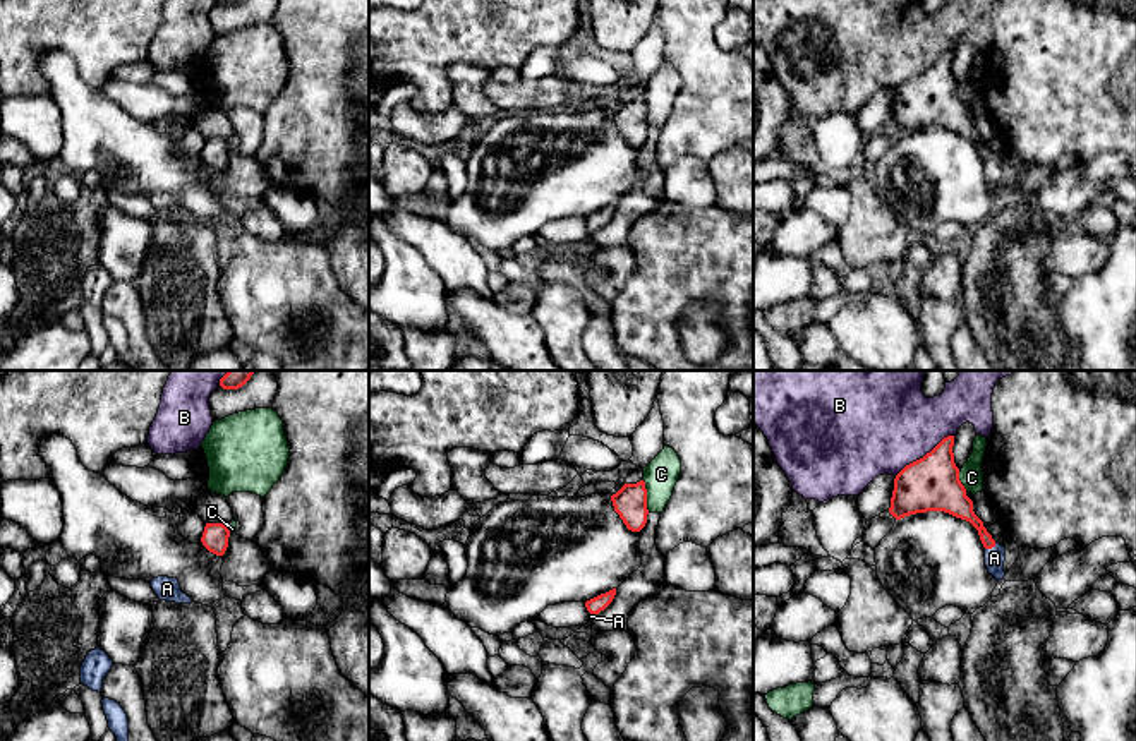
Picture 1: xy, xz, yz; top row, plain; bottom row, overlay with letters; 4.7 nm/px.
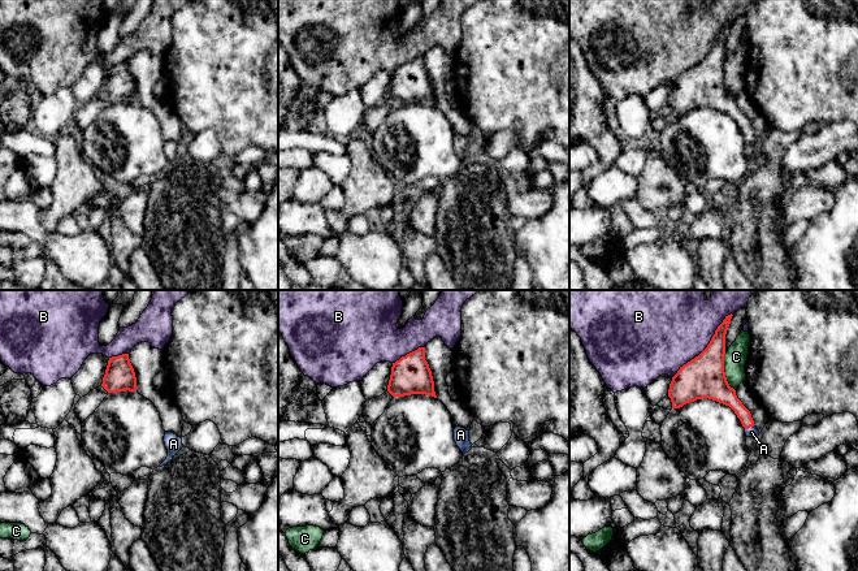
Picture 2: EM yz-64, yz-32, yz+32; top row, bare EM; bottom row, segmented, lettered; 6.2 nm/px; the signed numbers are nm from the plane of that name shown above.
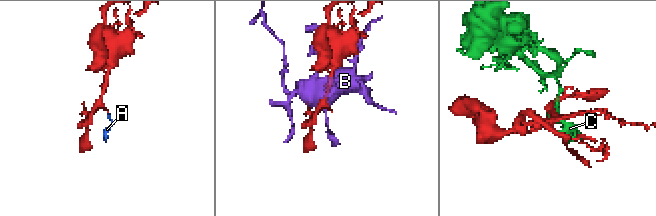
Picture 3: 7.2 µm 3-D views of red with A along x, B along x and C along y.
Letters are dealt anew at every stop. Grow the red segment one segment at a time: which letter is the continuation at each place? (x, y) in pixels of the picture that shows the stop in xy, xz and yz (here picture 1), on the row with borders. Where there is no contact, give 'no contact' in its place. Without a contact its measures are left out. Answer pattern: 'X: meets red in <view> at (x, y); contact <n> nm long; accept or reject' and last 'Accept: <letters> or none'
A: meets red in yz at (990, 548); contact 70 nm long; accept
B: meets red in yz at (925, 455); contact 340 nm long; reject
C: meets red in xz at (646, 496); contact 160 nm long; reject
Accept: A

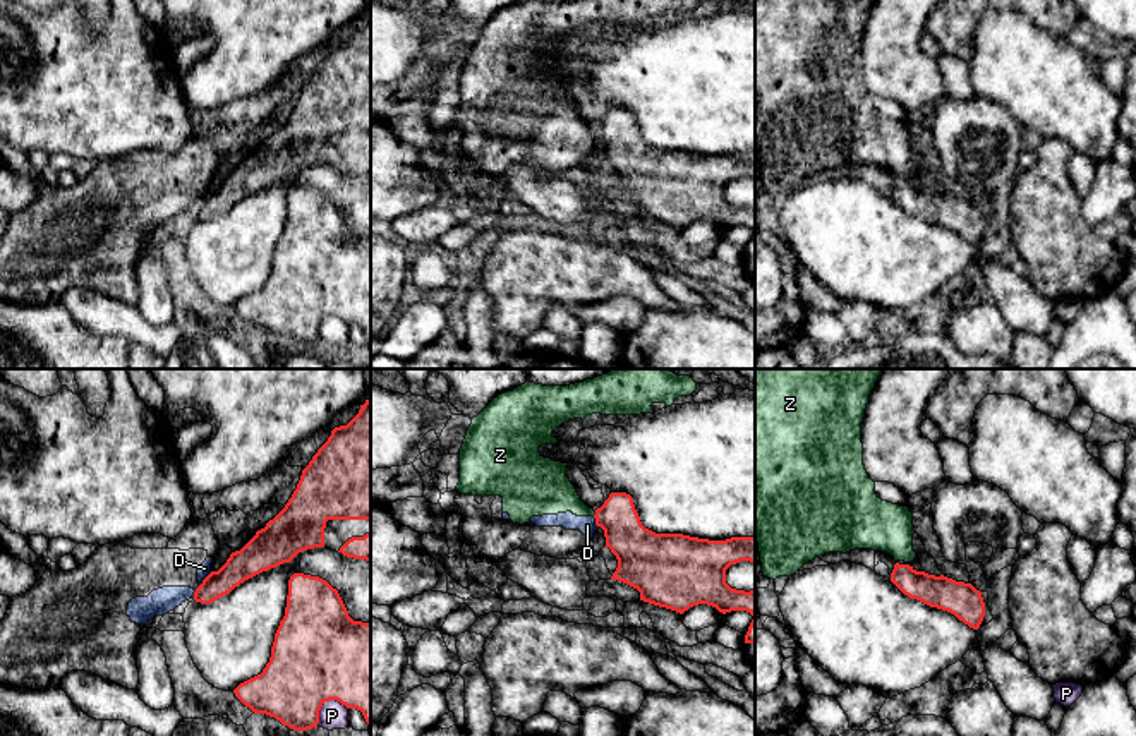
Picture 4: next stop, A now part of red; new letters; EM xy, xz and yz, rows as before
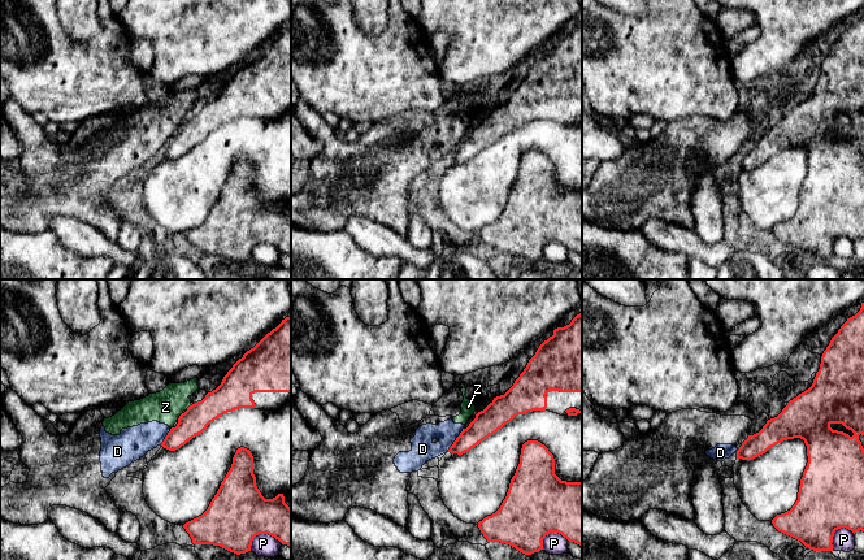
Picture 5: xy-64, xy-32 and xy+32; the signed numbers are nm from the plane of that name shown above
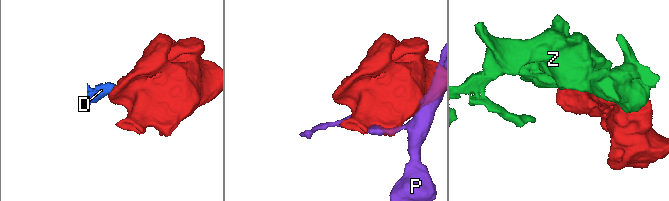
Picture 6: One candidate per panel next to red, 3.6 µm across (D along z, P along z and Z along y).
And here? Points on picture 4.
D: meets red in xy at (205, 579); contact 90 nm long; reject
P: meets red in xy at (325, 700); contact 170 nm long; reject
Z: meets red in xz at (596, 513); contact 30 nm long; reject
Accept: none

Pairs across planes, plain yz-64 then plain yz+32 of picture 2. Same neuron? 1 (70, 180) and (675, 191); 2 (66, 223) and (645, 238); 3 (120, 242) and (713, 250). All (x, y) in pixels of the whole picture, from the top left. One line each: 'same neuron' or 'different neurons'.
1: same neuron
2: different neurons
3: same neuron

